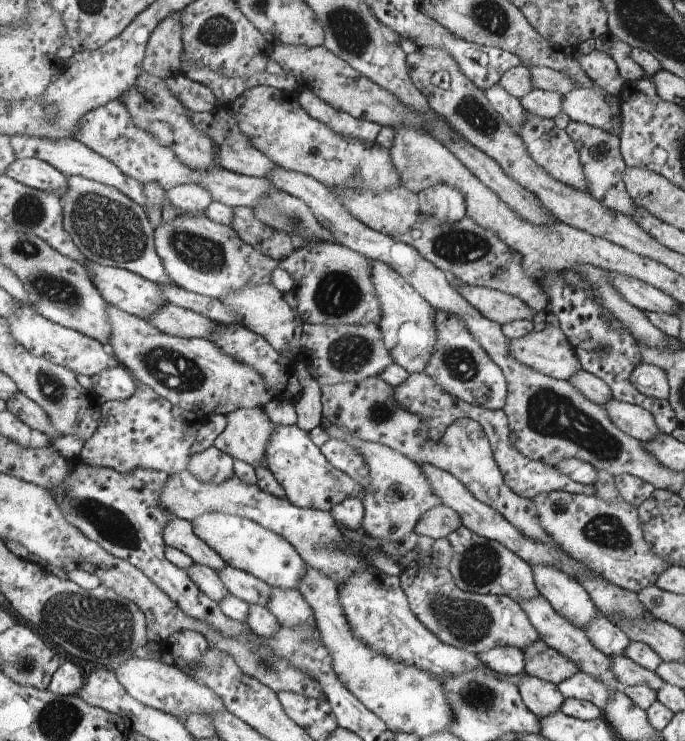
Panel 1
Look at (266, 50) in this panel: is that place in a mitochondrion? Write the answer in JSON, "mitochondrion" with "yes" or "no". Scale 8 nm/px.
{"mitochondrion":"no"}

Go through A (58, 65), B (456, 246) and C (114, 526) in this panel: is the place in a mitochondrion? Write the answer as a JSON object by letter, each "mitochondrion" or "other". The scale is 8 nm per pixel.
{"A":"other","B":"mitochondrion","C":"mitochondrion"}

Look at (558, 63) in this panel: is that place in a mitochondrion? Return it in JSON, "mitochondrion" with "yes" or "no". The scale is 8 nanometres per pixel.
{"mitochondrion":"no"}

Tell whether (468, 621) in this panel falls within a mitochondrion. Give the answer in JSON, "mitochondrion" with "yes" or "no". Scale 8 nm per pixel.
{"mitochondrion":"yes"}

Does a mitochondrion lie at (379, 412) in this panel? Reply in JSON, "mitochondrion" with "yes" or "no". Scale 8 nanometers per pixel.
{"mitochondrion":"yes"}

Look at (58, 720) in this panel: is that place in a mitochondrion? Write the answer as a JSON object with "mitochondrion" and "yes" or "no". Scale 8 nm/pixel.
{"mitochondrion":"yes"}

